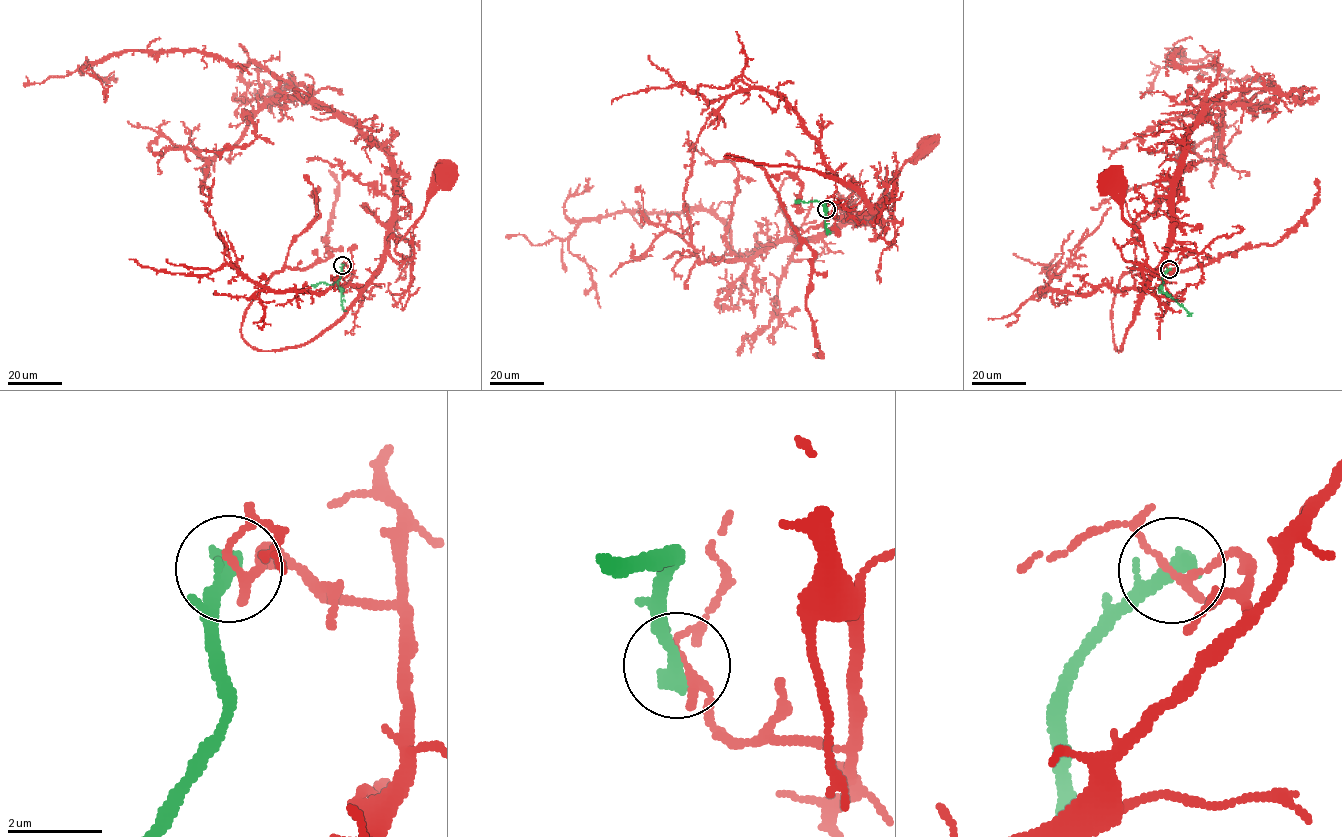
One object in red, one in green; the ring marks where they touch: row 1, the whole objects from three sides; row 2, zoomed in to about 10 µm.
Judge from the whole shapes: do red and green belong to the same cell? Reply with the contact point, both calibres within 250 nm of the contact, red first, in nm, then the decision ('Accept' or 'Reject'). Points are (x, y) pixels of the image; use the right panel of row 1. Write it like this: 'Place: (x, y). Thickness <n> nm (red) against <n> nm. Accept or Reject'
Place: (1169, 269). Thickness 160 nm (red) against 400 nm. Reject

